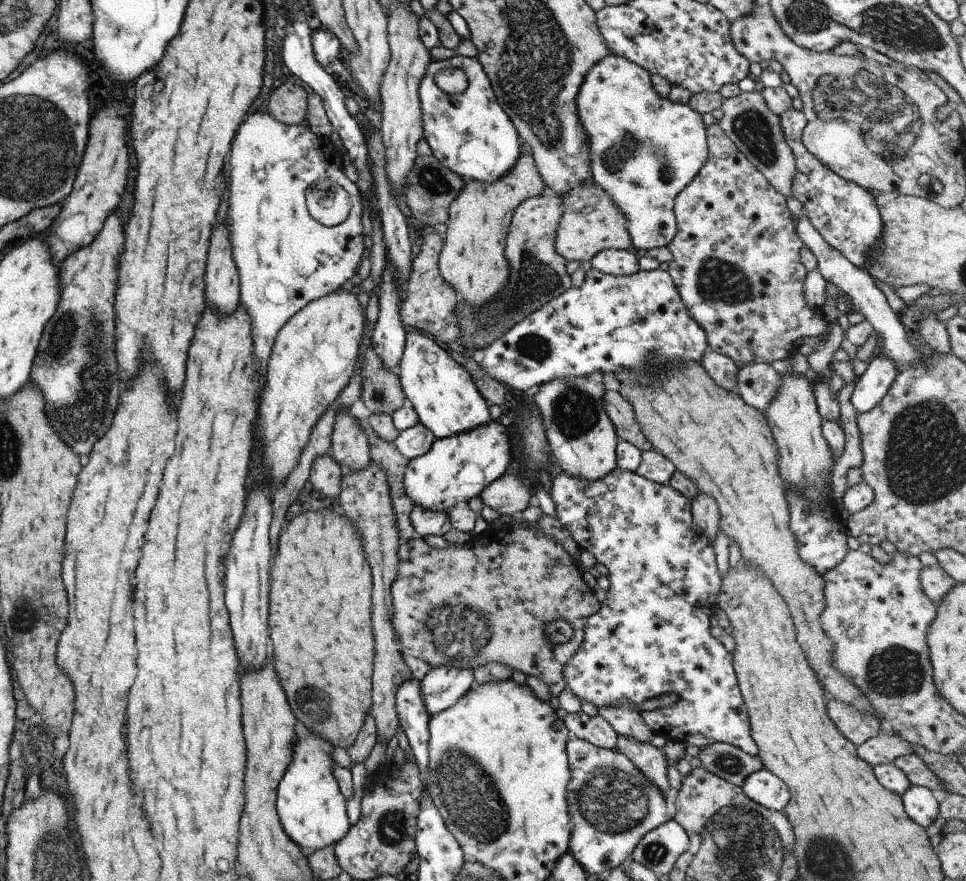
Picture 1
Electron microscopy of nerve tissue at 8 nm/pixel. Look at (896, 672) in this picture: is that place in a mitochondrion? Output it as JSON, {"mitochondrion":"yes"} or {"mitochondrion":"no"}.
{"mitochondrion":"yes"}

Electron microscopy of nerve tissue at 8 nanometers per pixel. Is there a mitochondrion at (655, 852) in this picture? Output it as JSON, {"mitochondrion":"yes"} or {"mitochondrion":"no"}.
{"mitochondrion":"yes"}

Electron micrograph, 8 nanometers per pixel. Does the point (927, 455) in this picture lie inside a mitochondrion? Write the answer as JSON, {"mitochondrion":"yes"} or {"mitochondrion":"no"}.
{"mitochondrion":"yes"}

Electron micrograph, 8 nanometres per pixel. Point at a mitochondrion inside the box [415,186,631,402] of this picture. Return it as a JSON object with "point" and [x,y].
{"point":[535,281]}

